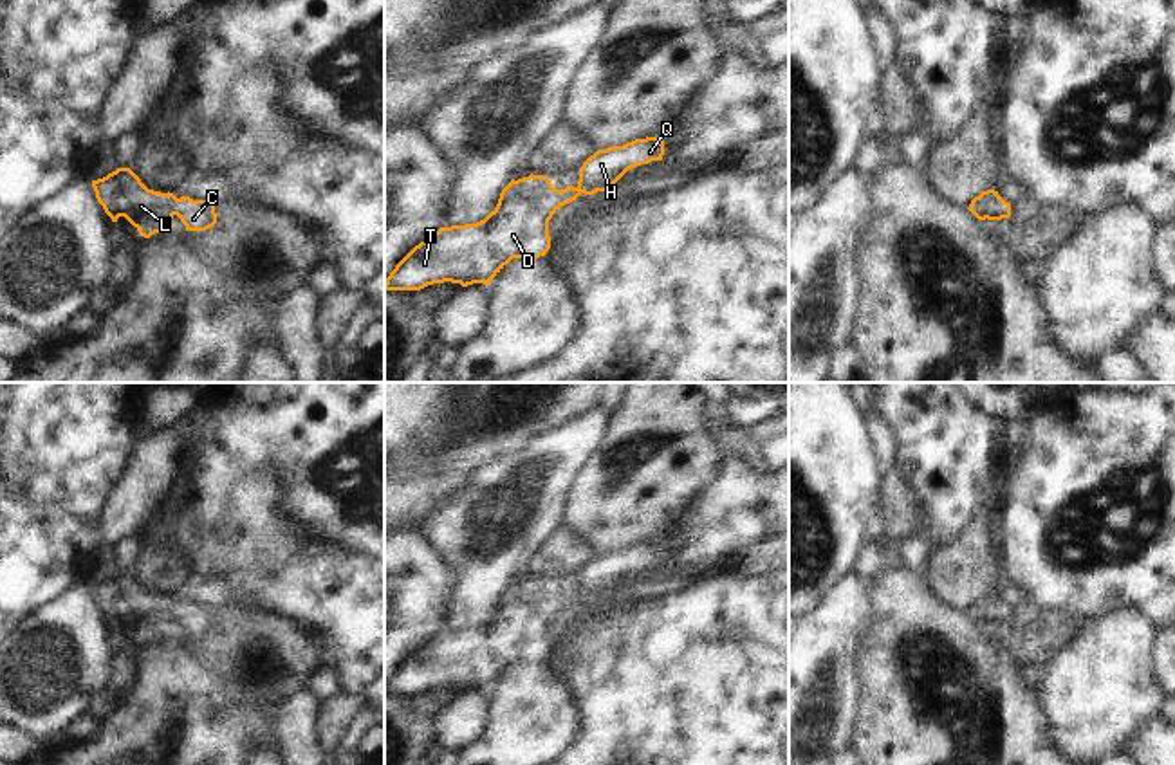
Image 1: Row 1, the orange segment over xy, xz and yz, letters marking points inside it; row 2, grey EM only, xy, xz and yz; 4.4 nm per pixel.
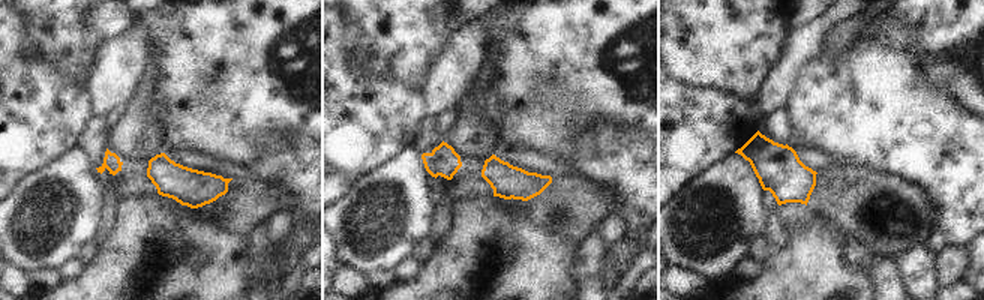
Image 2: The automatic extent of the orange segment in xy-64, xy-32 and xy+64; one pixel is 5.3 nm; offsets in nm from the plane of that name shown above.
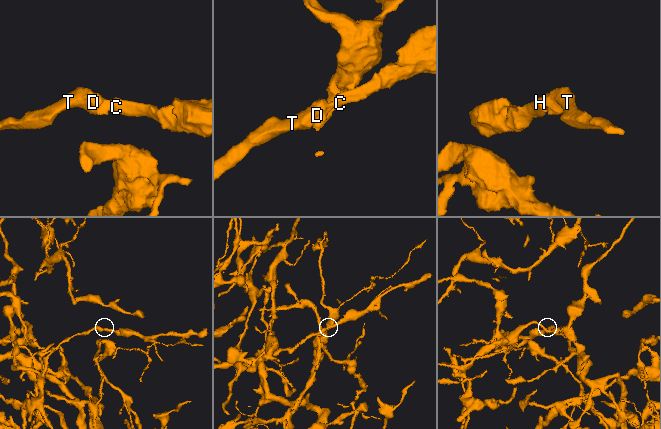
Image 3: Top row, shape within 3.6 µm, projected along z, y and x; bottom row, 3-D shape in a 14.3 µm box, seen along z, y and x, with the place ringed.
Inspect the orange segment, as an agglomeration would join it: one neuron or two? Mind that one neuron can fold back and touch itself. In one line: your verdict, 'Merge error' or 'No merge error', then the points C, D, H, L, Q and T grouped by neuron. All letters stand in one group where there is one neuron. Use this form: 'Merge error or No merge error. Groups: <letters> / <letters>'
No merge error. Groups: C D H L Q T

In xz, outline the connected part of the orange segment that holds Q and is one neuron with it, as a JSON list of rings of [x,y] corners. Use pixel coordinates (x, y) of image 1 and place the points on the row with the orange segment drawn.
[[[661,137],[635,139],[623,146],[597,150],[579,168],[578,186],[556,189],[545,175],[529,175],[511,180],[500,193],[496,207],[480,222],[440,227],[415,245],[390,272],[384,290],[421,290],[433,283],[487,285],[513,258],[540,258],[550,249],[549,220],[565,204],[581,193],[608,191],[632,168],[662,161],[664,141]]]

